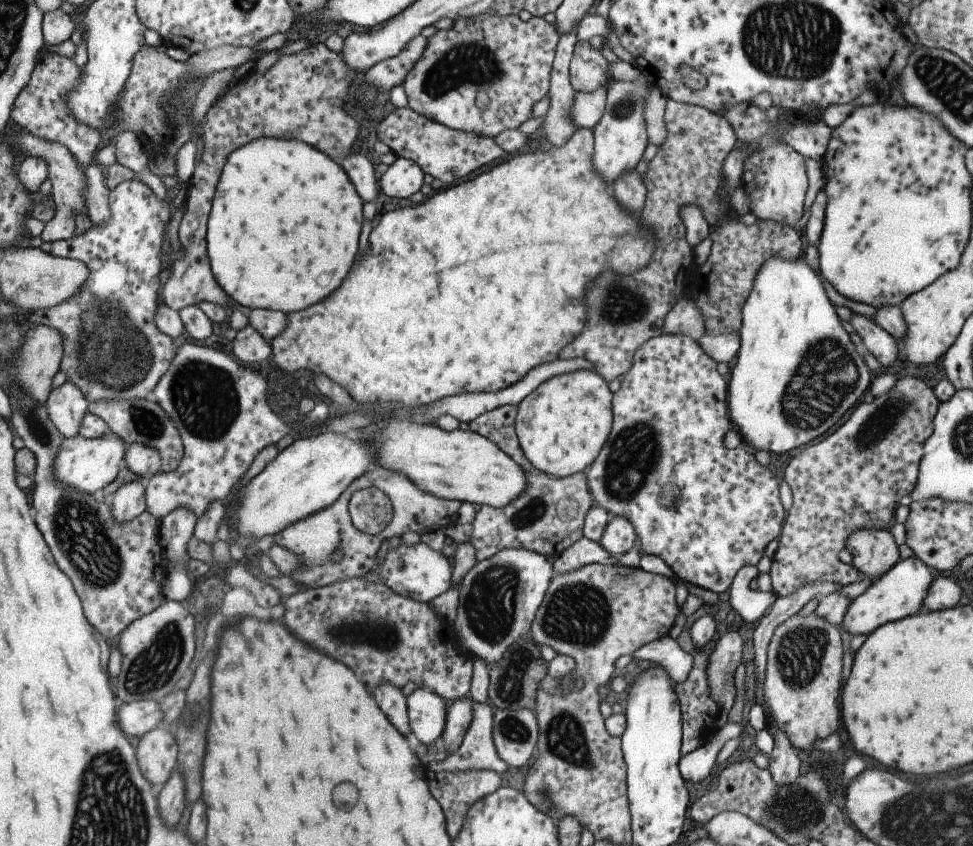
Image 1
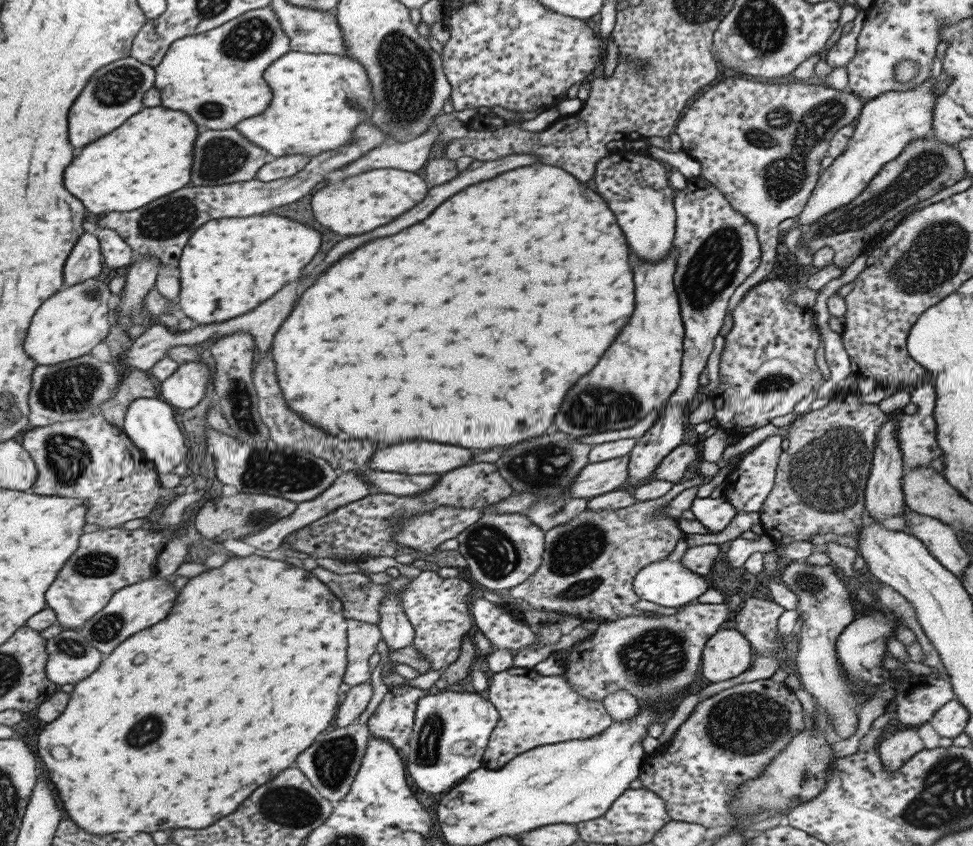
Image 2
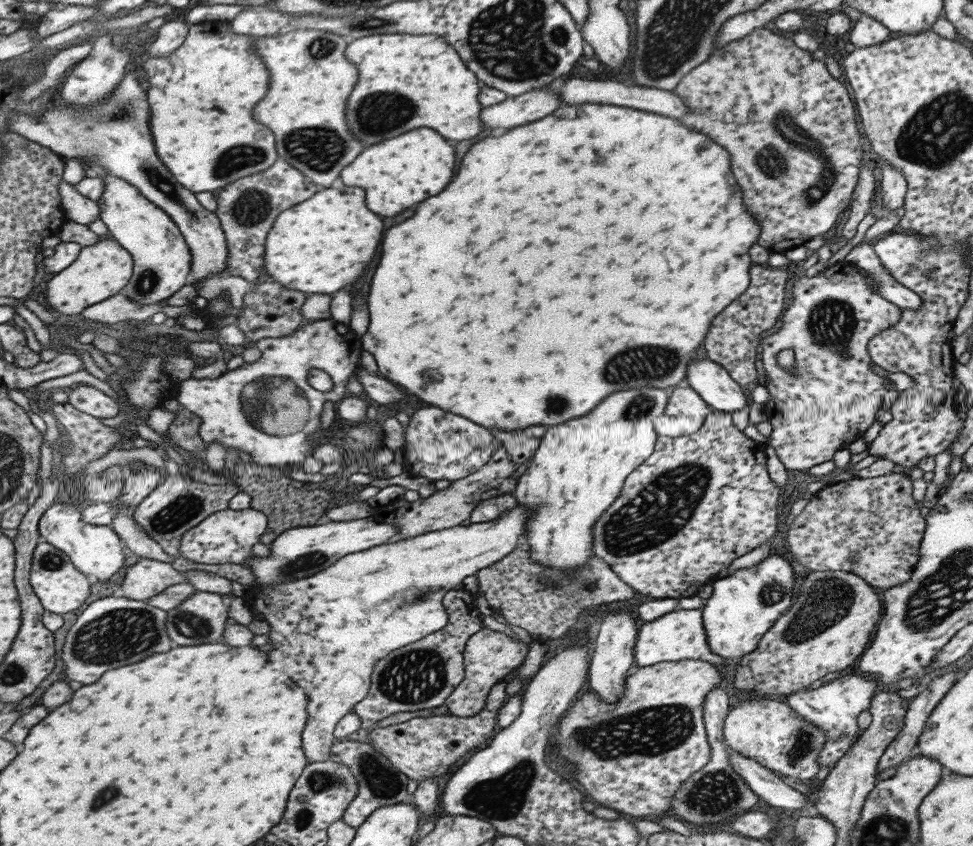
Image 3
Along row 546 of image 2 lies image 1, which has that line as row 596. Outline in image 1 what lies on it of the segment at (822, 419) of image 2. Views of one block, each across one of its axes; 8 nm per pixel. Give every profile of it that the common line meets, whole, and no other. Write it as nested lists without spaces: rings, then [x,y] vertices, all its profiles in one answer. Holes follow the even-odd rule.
[[[903,376],[883,394],[871,402],[860,402],[853,408],[849,418],[822,442],[807,444],[795,454],[785,469],[783,478],[792,494],[791,506],[786,510],[778,536],[778,547],[768,572],[772,592],[777,597],[791,594],[801,585],[813,581],[833,581],[847,585],[860,578],[852,566],[843,564],[838,554],[844,542],[855,529],[885,529],[893,523],[897,502],[909,494],[917,478],[918,464],[925,440],[932,433],[932,420],[938,400],[932,389],[921,379]]]

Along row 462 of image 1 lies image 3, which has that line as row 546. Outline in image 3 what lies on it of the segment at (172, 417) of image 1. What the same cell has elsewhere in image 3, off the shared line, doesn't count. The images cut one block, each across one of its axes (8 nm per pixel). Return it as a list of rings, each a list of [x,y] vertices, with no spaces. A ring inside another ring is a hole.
[[[218,510],[206,516],[199,524],[189,528],[180,539],[179,555],[197,564],[225,564],[233,562],[245,563],[252,556],[251,546],[259,542],[259,537],[265,532],[267,517],[258,510]]]

